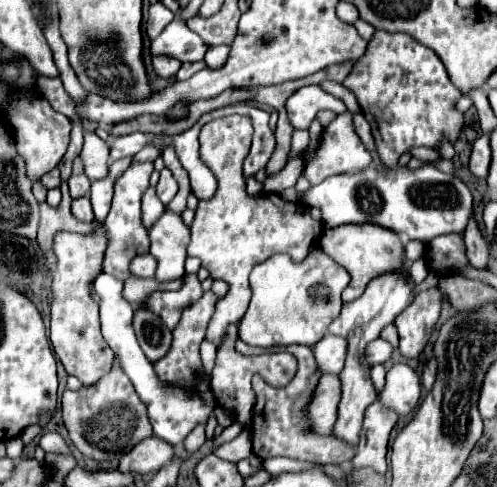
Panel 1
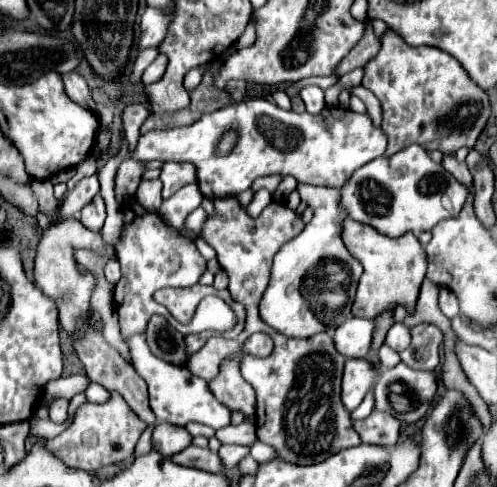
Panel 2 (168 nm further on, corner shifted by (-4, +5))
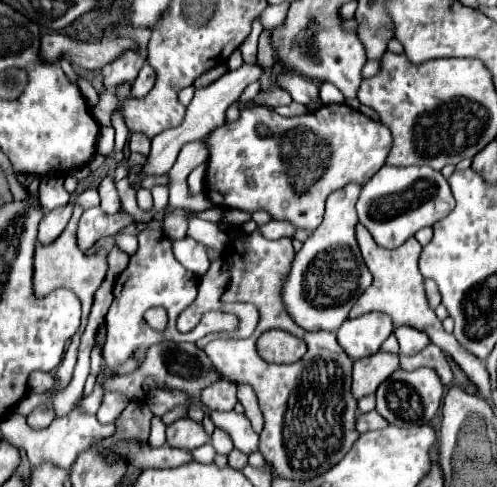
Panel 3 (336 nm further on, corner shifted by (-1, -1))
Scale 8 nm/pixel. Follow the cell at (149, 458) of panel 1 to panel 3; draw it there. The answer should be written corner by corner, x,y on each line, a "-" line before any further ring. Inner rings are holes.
183,417
177,419
167,427
167,445
179,447
179,449
195,449
199,445
205,445
211,437
205,433
201,423
193,423
193,419

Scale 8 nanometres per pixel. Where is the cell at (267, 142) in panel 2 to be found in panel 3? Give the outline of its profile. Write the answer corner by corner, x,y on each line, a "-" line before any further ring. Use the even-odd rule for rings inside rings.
345,103
323,105
297,117
281,117
269,107
251,105
241,111
237,121
225,123
223,127
211,131
207,137
207,147
209,167
205,177
205,191
213,203
247,213
263,209
271,215
271,219
289,221
295,225
295,229
313,233
323,219
325,199
329,193
345,187
347,183
365,183
377,173
379,167
385,165
391,147
391,135
383,123
369,119

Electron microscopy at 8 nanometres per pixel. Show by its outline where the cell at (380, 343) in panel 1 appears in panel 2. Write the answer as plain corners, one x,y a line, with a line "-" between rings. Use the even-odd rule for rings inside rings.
394,323
392,329
388,331
384,343
386,343
390,349
394,349
394,351
400,353
404,347
410,345
410,329
404,327
402,323

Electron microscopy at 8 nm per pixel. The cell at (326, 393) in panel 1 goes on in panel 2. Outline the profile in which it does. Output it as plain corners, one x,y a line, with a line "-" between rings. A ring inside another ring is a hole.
364,359
346,361
344,373
342,373
342,391
340,391
340,399
346,411
354,411
360,405
360,401
364,399
364,393
368,393
368,389
374,385
376,375
378,373

